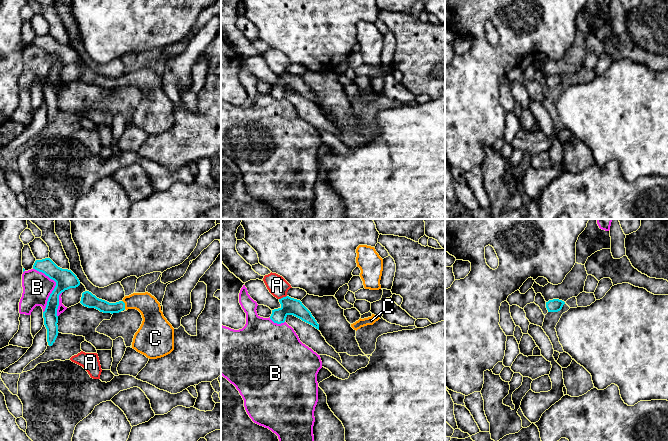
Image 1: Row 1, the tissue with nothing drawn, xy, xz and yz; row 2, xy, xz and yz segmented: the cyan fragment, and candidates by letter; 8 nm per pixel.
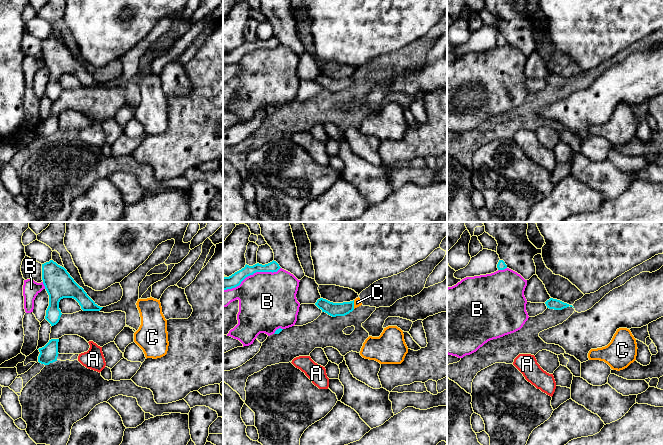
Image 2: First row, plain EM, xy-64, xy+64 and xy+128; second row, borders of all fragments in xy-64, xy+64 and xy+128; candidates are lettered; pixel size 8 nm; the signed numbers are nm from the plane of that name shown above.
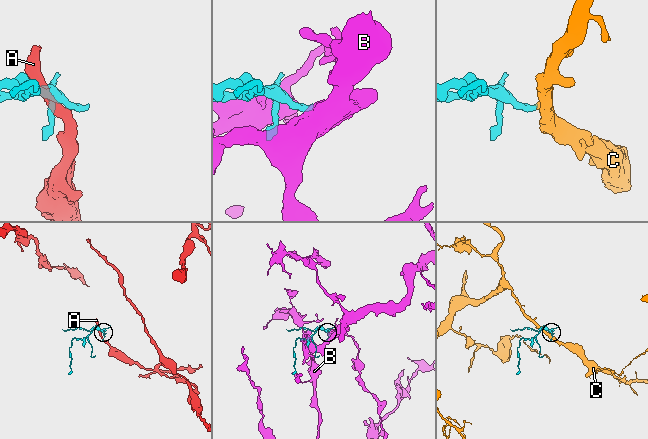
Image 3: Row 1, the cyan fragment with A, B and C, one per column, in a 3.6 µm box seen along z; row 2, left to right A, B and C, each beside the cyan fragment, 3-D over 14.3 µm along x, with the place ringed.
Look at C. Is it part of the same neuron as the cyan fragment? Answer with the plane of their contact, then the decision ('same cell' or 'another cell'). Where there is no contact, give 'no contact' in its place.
xy | same cell

